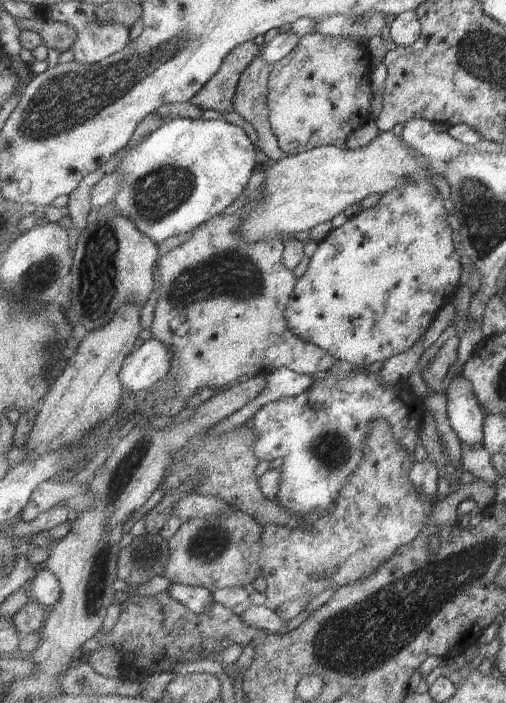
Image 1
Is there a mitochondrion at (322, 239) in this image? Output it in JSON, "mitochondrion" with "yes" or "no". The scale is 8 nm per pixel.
{"mitochondrion":"no"}

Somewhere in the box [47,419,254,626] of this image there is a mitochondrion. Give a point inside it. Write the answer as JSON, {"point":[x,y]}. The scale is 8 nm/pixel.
{"point":[128,465]}

